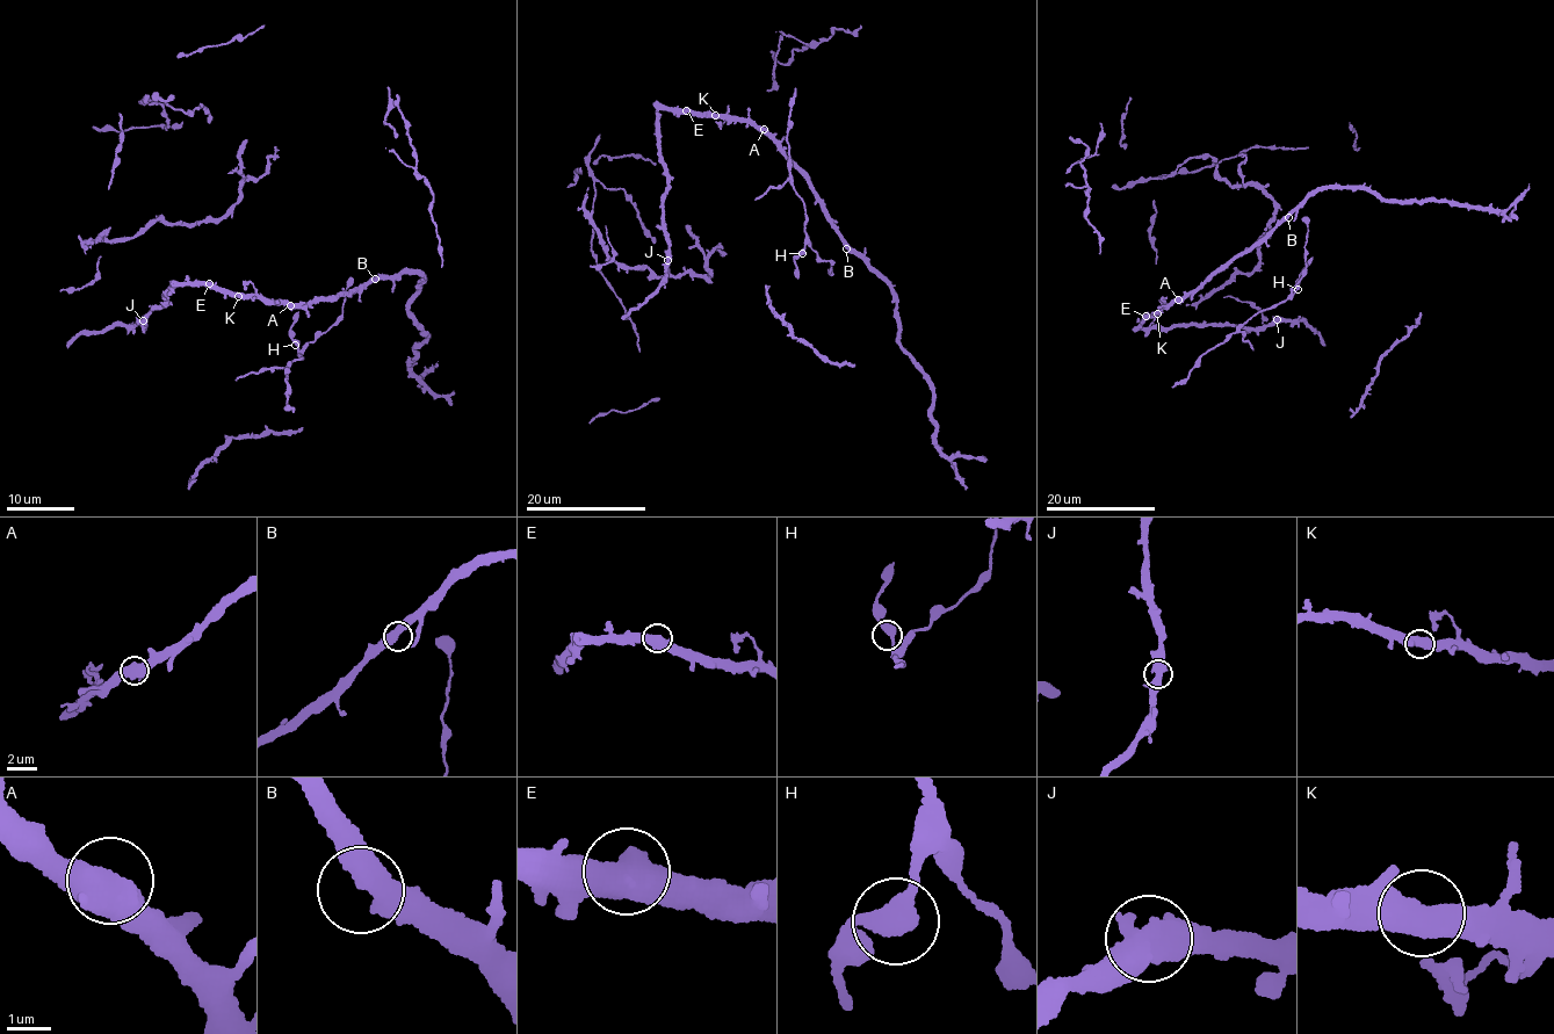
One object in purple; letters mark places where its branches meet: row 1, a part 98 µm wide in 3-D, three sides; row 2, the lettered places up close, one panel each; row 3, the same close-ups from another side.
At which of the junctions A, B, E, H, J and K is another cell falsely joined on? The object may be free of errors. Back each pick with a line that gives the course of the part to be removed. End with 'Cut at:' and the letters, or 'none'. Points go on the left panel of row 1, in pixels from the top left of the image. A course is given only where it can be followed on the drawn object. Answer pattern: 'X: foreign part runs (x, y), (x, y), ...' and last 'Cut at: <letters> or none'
Cut at: none

